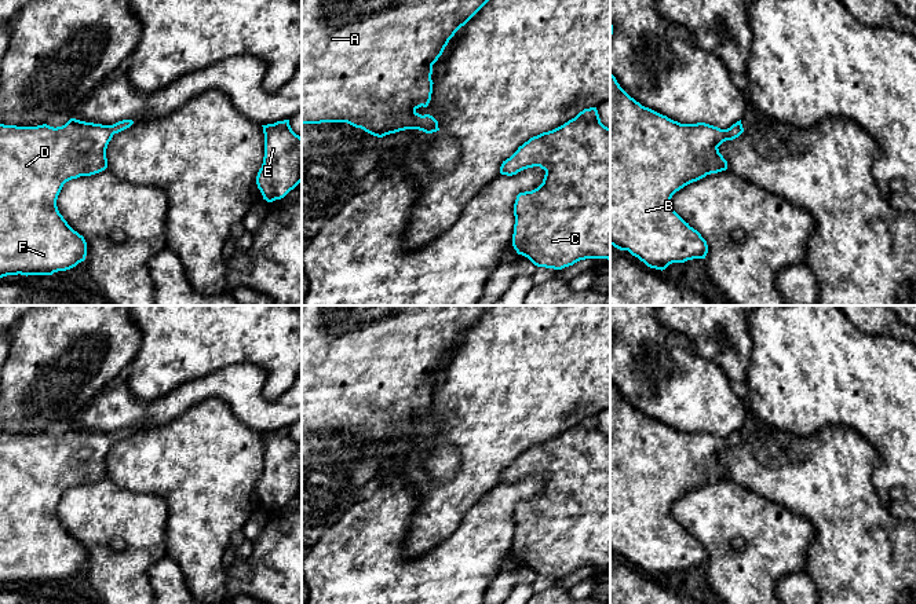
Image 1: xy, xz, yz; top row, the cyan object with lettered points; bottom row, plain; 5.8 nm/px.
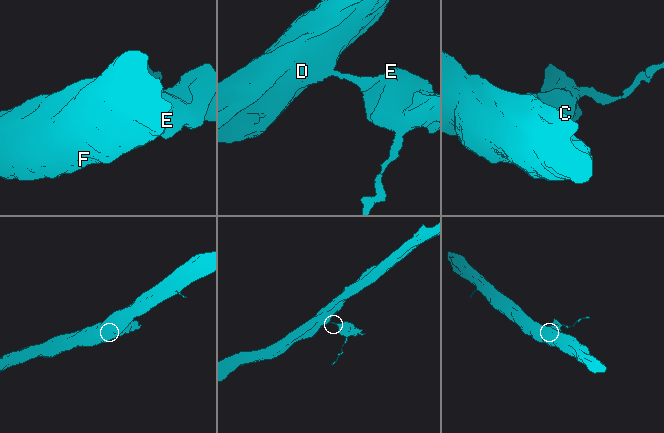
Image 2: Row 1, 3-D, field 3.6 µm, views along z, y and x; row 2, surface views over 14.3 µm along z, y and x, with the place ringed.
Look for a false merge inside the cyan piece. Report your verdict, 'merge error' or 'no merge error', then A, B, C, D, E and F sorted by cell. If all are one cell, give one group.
no merge error; A B C D E F

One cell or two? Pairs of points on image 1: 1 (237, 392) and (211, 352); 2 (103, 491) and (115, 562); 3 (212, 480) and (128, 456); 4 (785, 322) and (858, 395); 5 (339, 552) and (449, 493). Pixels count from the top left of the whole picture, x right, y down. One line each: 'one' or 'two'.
1: two
2: one
3: one
4: one
5: two

